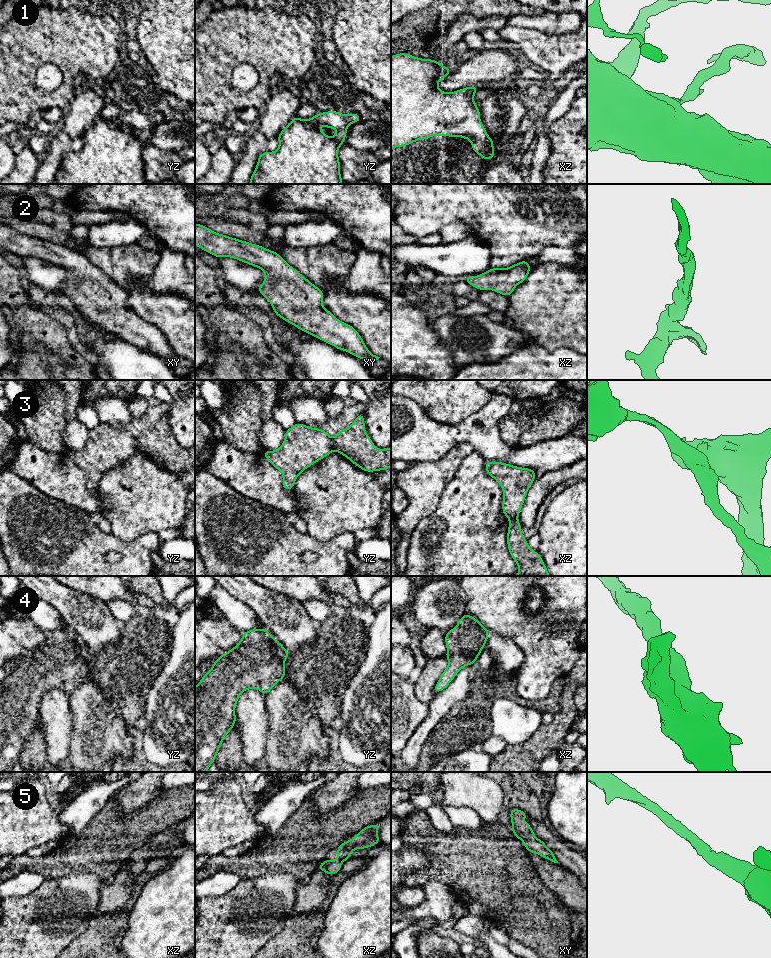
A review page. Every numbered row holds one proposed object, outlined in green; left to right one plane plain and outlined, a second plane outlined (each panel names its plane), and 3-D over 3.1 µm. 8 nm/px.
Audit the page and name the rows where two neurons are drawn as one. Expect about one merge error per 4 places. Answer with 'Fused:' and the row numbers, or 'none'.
Fused: 3

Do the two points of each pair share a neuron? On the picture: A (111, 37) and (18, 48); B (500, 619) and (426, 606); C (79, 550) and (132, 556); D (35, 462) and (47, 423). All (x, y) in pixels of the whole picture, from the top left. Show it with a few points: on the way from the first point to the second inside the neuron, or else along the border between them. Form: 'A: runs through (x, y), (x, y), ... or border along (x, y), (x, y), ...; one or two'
A: runs through (88, 40), (41, 40); one
B: border along (462, 588), (467, 598), (467, 611); two
C: runs through (92, 546), (119, 546); one
D: border along (27, 439), (47, 451), (63, 453); two

